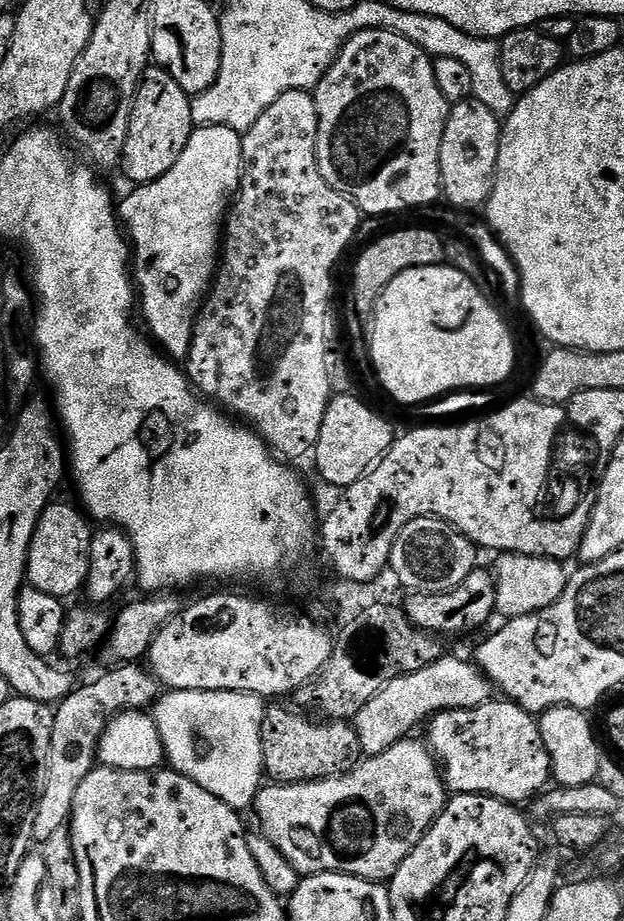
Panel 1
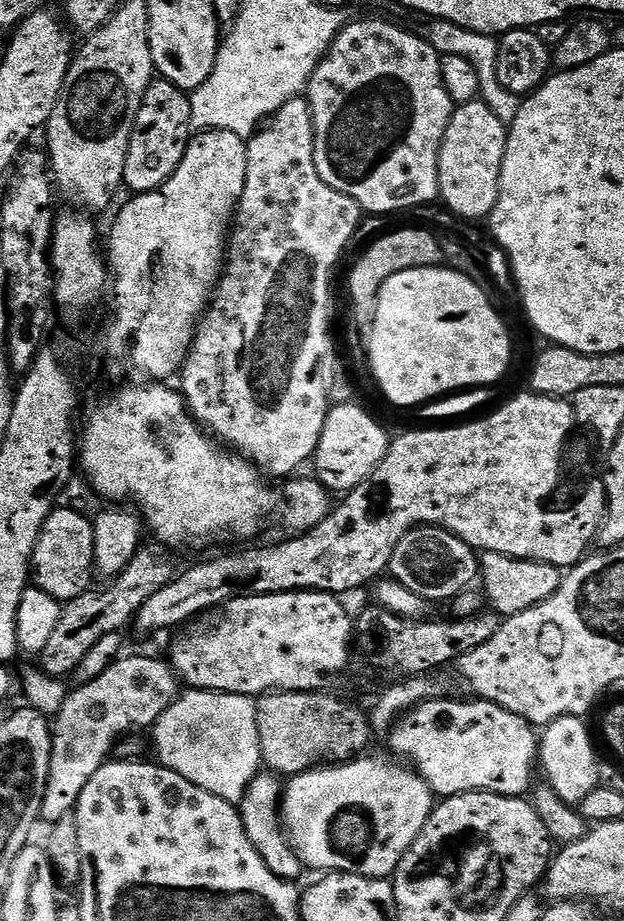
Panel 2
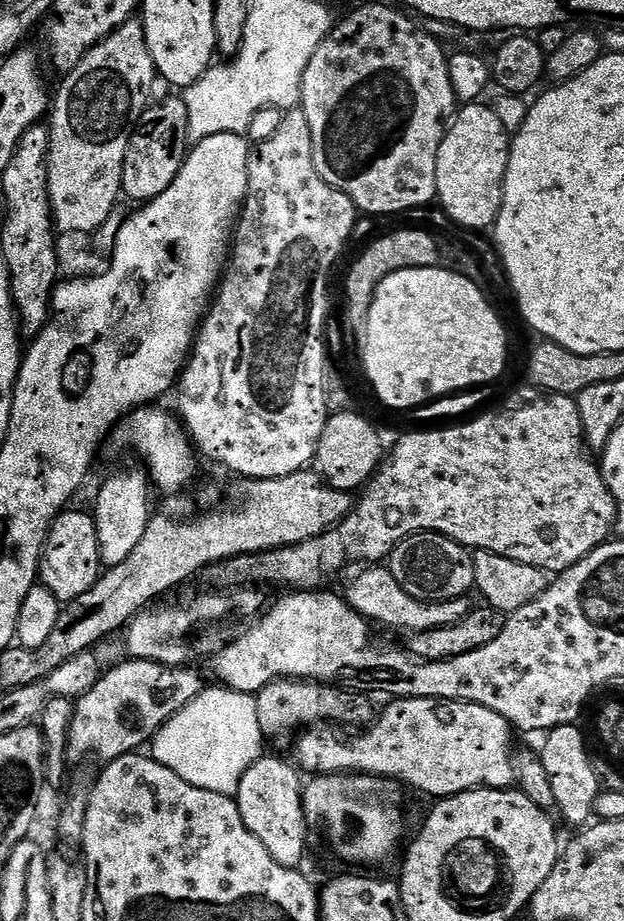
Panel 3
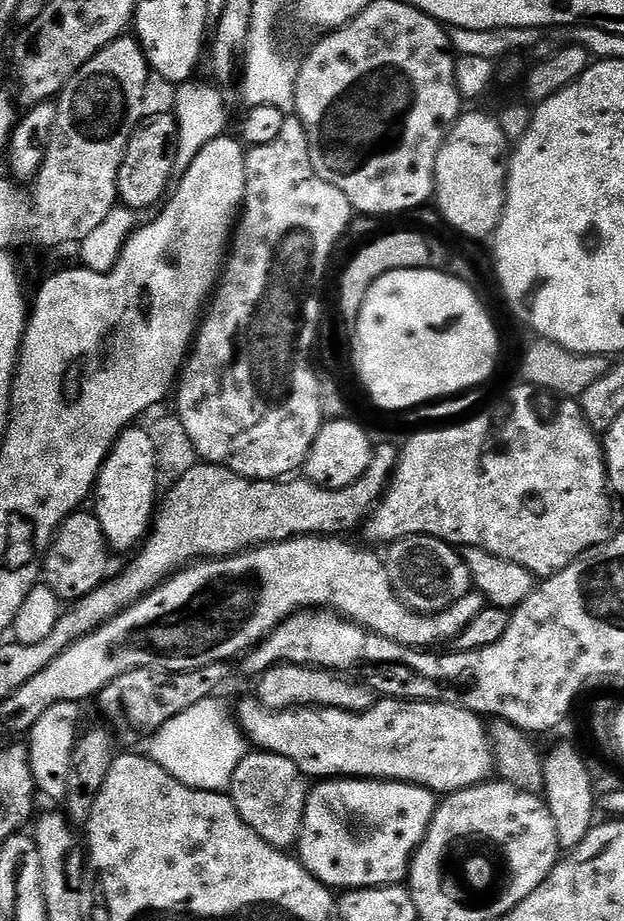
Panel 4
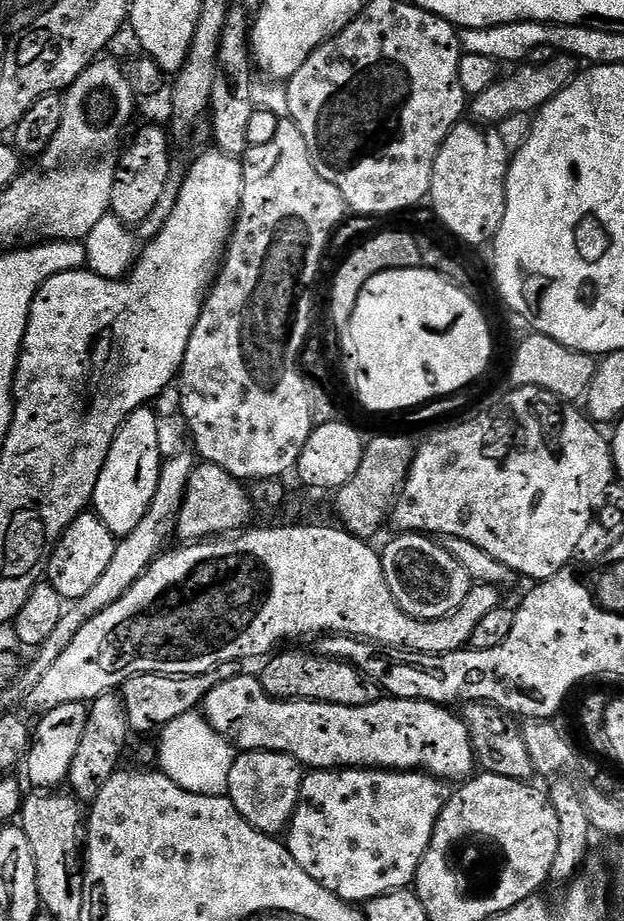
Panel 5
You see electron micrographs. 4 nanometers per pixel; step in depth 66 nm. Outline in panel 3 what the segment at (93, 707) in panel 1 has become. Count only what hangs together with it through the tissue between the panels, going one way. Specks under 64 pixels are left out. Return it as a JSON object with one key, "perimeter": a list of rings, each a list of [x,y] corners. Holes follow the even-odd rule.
{"perimeter":[[[128,658],[125,664],[112,668],[99,681],[93,683],[86,694],[75,701],[72,721],[68,724],[68,760],[72,764],[84,764],[93,760],[99,766],[107,766],[123,756],[131,756],[149,743],[167,720],[174,718],[194,698],[198,698],[206,687],[206,681],[195,672],[195,667],[171,668],[158,662]]]}

